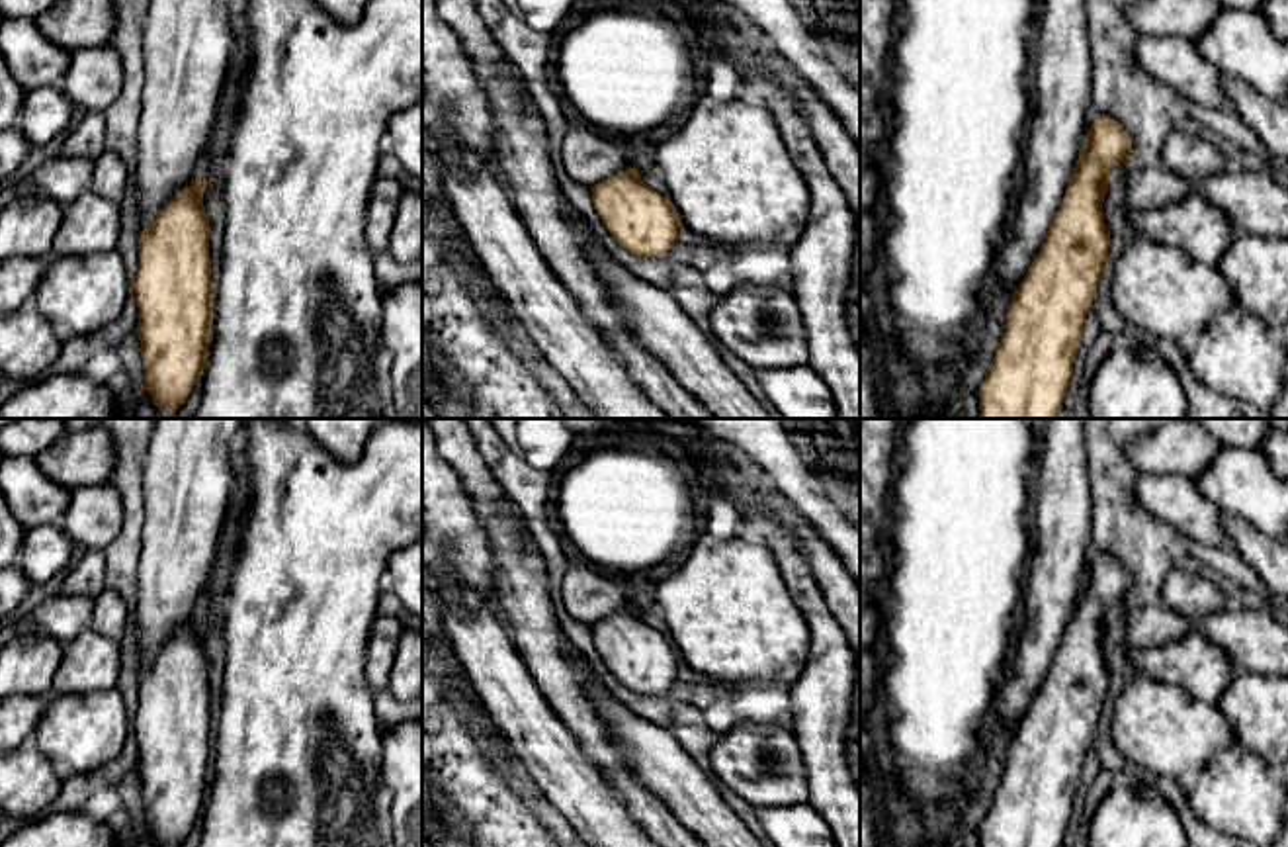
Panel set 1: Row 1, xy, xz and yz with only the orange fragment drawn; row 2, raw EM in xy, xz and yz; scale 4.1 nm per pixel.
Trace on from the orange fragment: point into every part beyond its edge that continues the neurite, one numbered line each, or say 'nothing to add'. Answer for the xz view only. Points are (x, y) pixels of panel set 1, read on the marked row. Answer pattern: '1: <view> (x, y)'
nothing to add

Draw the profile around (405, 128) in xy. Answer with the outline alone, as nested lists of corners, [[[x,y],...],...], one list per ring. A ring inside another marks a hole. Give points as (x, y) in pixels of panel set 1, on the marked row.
[[[422,102],[395,113],[387,125],[391,153],[422,182]]]

